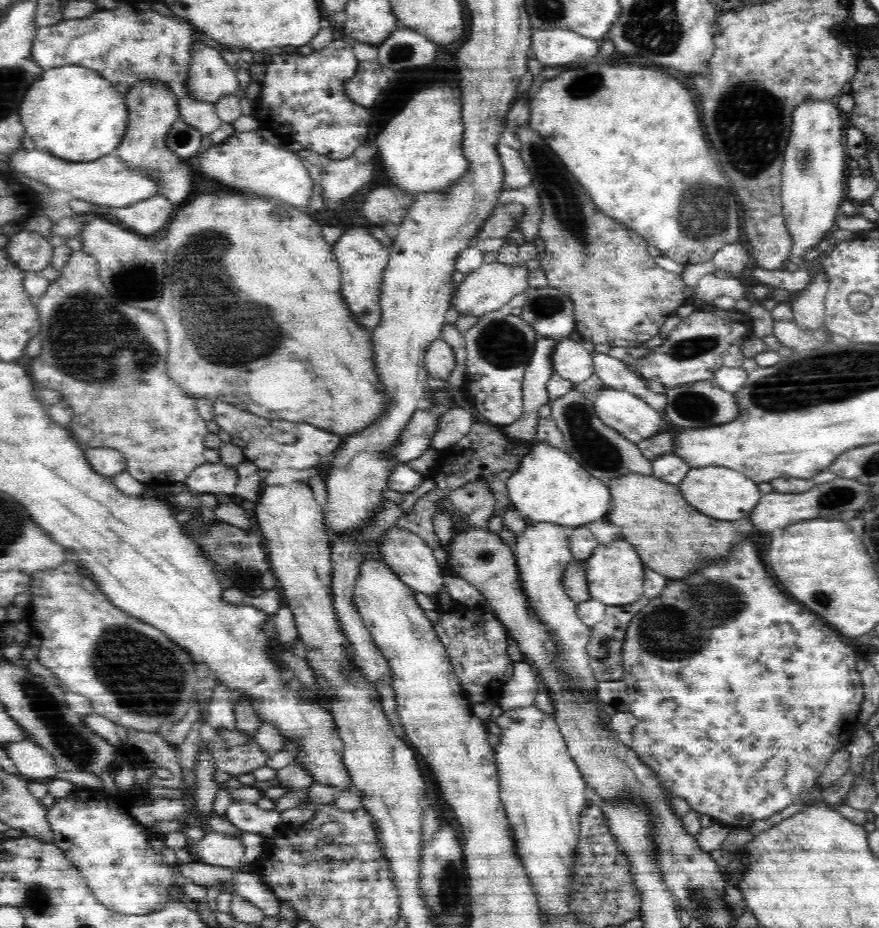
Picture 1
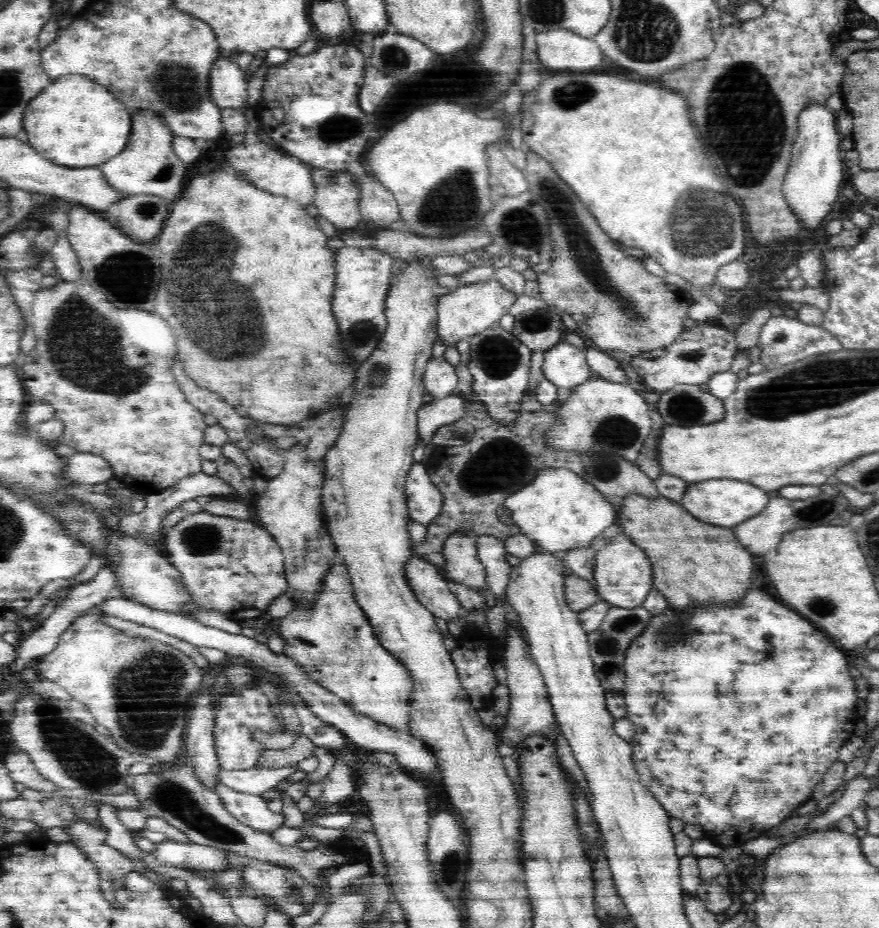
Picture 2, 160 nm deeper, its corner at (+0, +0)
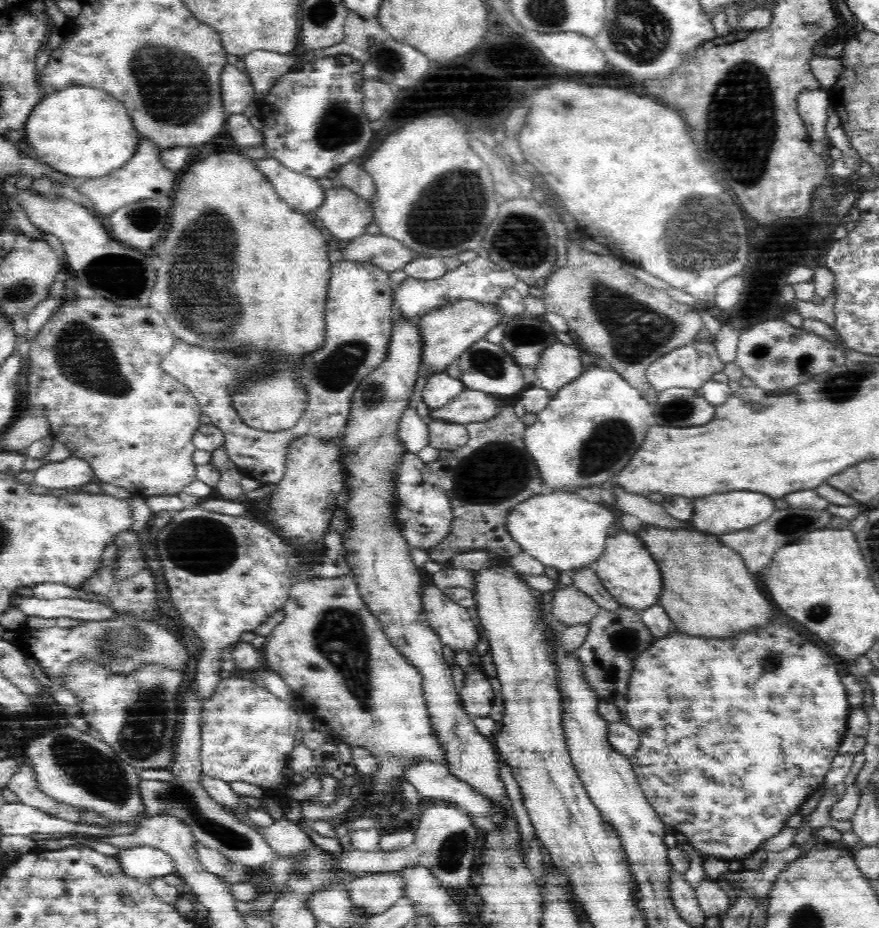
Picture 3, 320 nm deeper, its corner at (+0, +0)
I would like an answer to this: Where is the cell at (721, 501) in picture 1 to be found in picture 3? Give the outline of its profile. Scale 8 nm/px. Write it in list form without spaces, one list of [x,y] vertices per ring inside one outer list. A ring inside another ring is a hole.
[[[730,489],[721,492],[709,493],[708,496],[693,498],[692,524],[703,532],[723,536],[724,533],[734,532],[737,529],[750,528],[760,521],[772,516],[774,499],[762,492],[752,492],[751,489]]]

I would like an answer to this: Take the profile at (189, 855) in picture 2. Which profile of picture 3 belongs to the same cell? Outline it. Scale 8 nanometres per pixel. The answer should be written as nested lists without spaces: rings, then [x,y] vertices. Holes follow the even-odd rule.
[[[134,846],[120,849],[117,859],[128,876],[150,882],[150,878],[172,874],[175,869],[173,858],[164,850],[151,846]]]

